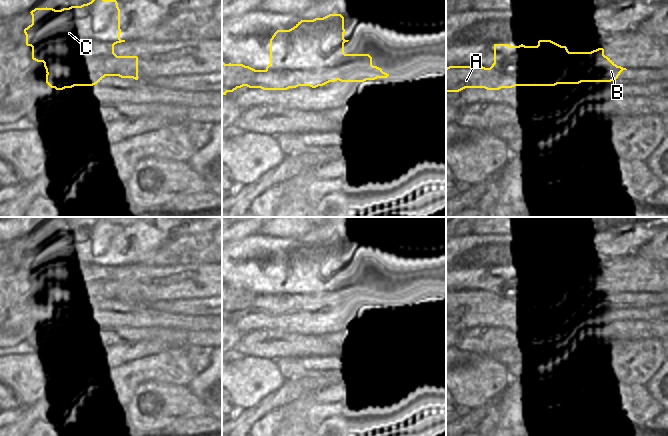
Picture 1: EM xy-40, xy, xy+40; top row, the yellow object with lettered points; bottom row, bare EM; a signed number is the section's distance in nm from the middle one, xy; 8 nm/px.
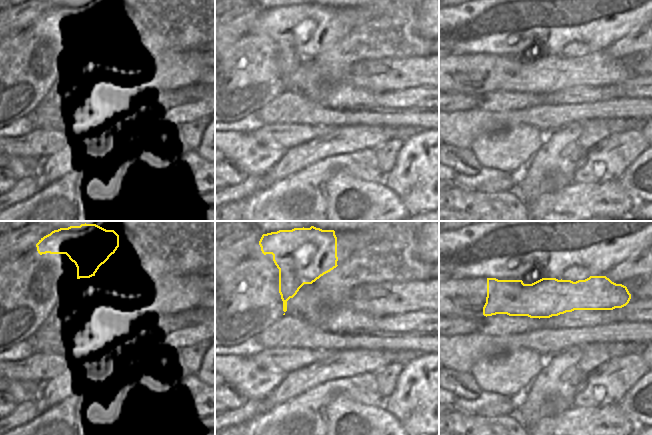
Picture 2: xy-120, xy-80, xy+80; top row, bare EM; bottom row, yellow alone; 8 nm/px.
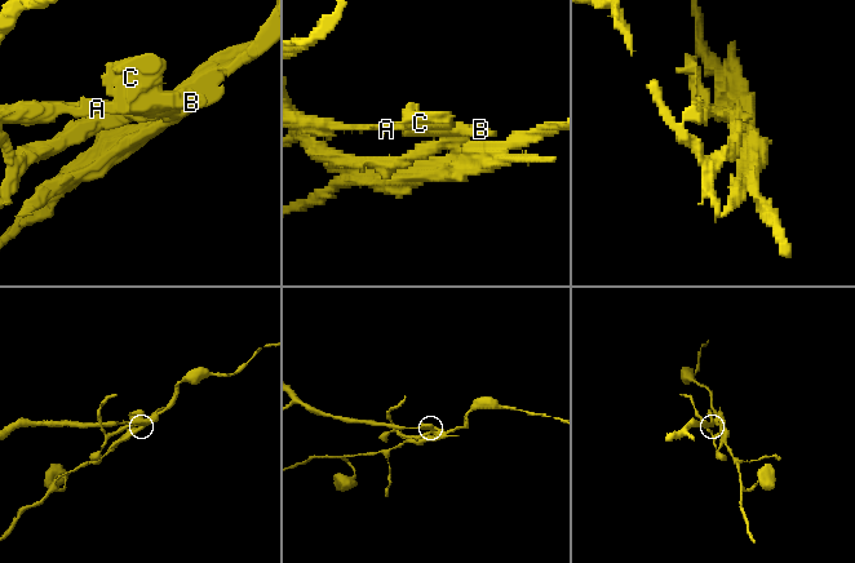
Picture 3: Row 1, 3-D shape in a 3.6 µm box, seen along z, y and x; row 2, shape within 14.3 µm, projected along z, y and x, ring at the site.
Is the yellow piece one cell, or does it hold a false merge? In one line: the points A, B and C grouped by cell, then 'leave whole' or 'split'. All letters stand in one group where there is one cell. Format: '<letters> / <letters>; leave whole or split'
A / B C; split

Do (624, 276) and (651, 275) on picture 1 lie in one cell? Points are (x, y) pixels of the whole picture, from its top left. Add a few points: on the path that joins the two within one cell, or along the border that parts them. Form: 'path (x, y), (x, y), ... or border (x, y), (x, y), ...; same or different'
path (631, 275), (644, 275); same

